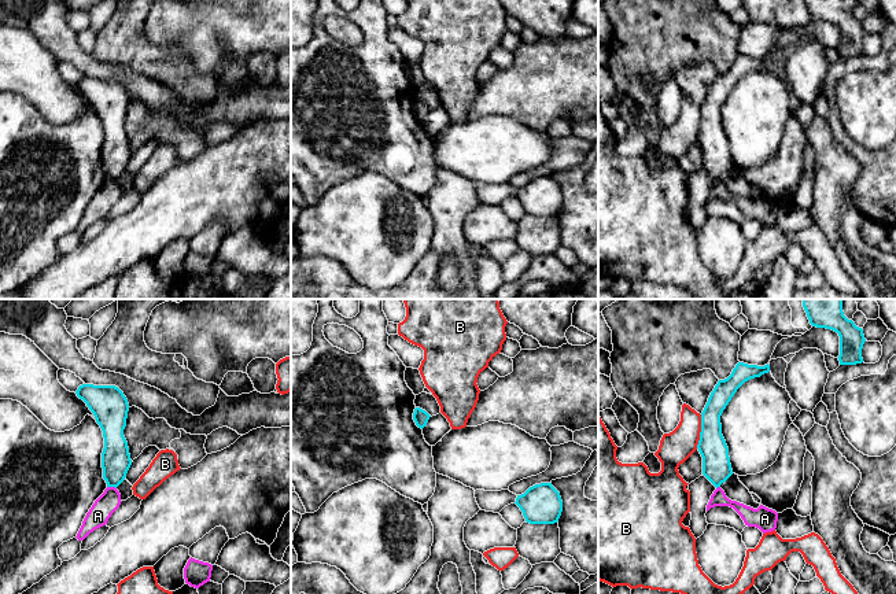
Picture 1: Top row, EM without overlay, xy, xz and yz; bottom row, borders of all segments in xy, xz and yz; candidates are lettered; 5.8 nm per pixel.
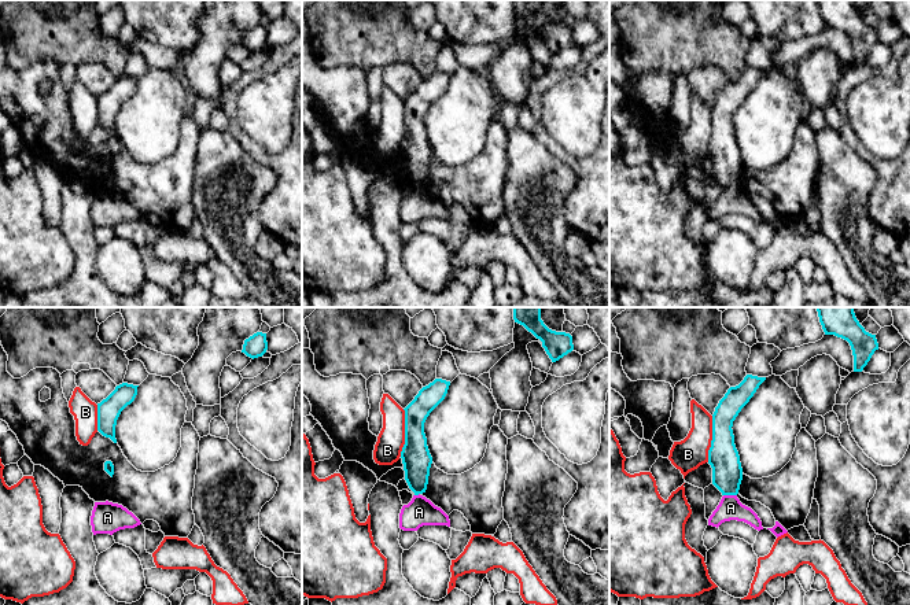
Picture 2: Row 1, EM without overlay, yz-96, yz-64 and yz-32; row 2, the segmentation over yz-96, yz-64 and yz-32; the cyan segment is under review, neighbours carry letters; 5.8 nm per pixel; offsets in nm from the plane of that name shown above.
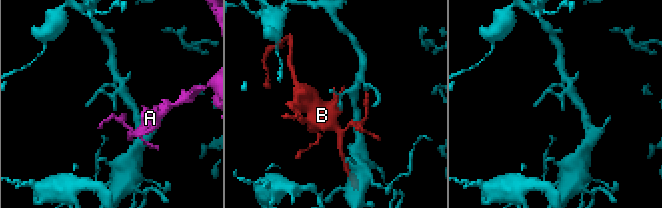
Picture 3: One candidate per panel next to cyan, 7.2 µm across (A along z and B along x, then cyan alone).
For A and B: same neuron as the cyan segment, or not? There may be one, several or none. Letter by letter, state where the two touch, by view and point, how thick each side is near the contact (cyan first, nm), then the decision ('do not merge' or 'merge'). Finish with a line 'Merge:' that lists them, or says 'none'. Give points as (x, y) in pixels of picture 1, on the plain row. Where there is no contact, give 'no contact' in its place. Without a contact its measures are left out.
A: contact xy (111, 179); calibres 180 and 130 nm; do not merge
B: contact yz (701, 124); calibres 170 and 190 nm; do not merge
Merge: none

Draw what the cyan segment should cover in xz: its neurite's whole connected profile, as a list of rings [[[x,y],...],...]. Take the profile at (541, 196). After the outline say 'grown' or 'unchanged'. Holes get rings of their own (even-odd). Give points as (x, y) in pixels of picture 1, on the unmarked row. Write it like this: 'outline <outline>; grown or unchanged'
outline [[[541,176],[530,180],[524,187],[517,188],[515,196],[530,217],[554,217],[563,204],[560,185],[552,176]]]; unchanged

